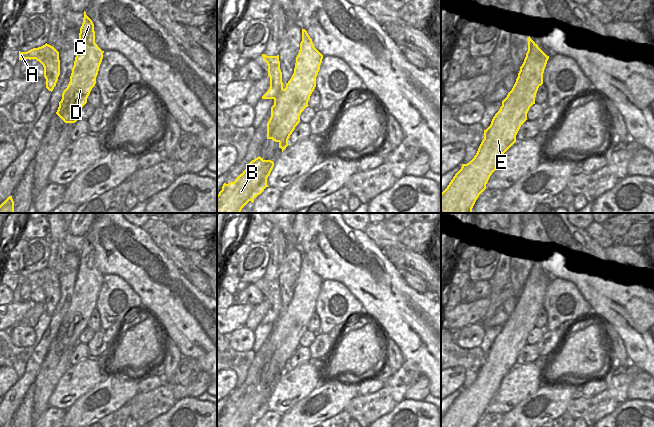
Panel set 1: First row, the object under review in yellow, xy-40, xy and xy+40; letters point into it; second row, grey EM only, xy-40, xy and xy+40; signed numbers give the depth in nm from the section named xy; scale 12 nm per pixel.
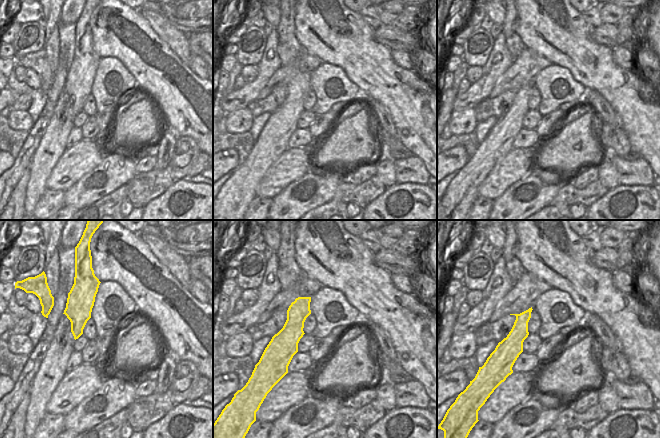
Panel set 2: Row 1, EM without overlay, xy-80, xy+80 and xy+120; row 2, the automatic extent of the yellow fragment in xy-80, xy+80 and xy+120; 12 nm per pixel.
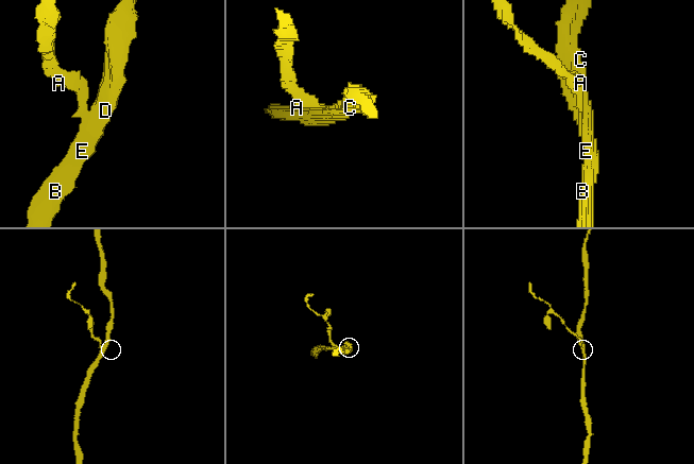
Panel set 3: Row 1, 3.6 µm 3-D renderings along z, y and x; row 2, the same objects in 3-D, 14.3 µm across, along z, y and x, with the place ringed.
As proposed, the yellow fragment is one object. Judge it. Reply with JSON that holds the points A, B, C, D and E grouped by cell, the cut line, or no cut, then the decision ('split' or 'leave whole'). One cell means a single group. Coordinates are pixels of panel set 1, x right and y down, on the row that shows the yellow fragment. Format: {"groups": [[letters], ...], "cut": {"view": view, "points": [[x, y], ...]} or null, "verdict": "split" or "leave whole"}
{"groups": [["A"], ["B", "C", "D", "E"]], "cut": {"view": "xy", "points": [[283, 89], [274, 99]]}, "verdict": "split"}

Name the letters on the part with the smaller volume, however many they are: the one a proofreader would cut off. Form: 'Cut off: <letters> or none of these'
Cut off: A

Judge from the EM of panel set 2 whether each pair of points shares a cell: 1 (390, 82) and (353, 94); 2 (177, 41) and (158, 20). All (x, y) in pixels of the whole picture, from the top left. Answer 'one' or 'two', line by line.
1: two
2: one

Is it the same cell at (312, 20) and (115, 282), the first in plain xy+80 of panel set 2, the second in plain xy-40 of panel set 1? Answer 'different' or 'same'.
different

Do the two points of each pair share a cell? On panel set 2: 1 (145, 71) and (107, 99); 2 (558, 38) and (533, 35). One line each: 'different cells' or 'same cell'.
1: different cells
2: same cell

